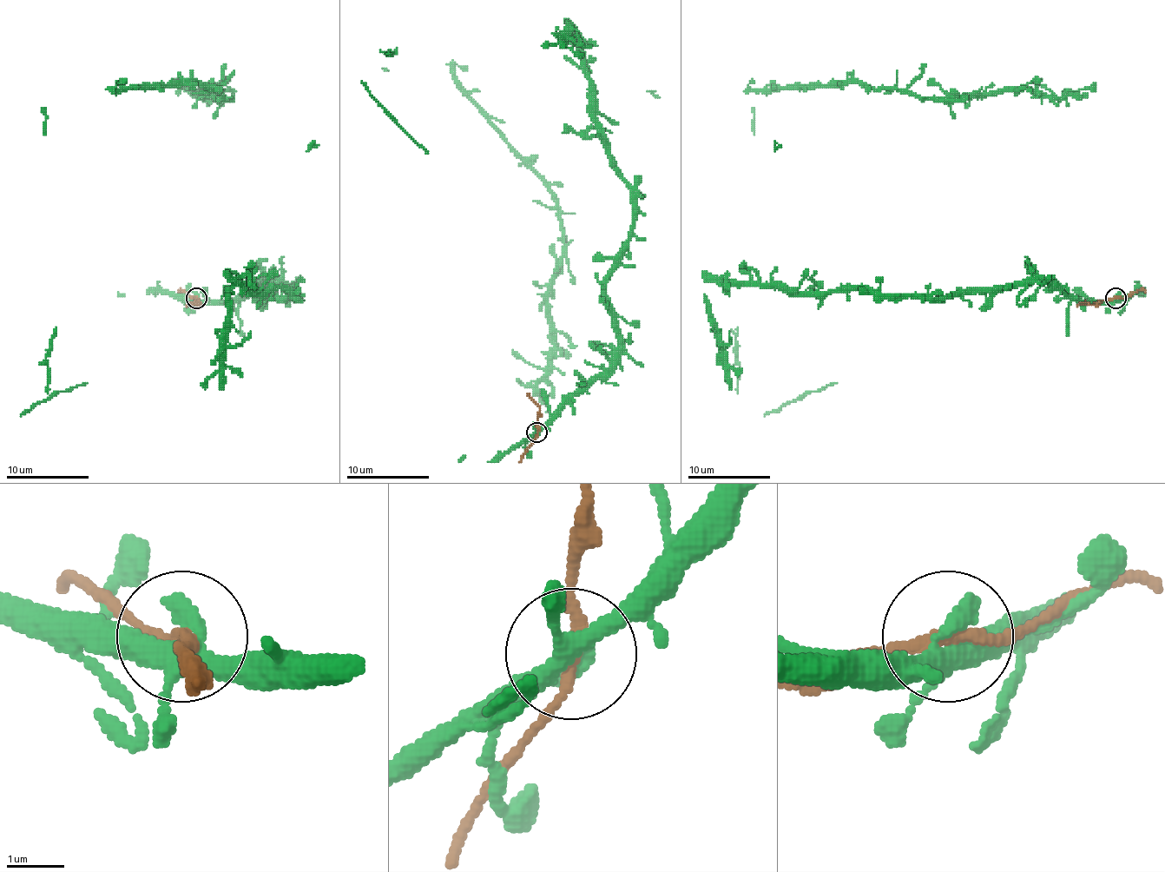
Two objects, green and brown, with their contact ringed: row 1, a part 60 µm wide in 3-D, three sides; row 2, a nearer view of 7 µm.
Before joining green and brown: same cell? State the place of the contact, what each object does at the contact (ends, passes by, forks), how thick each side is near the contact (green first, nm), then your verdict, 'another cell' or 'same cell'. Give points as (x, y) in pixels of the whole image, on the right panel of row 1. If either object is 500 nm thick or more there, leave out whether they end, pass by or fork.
place (1115, 298); green forks; brown passes by; calibres 320 and 200 nm; same cell

